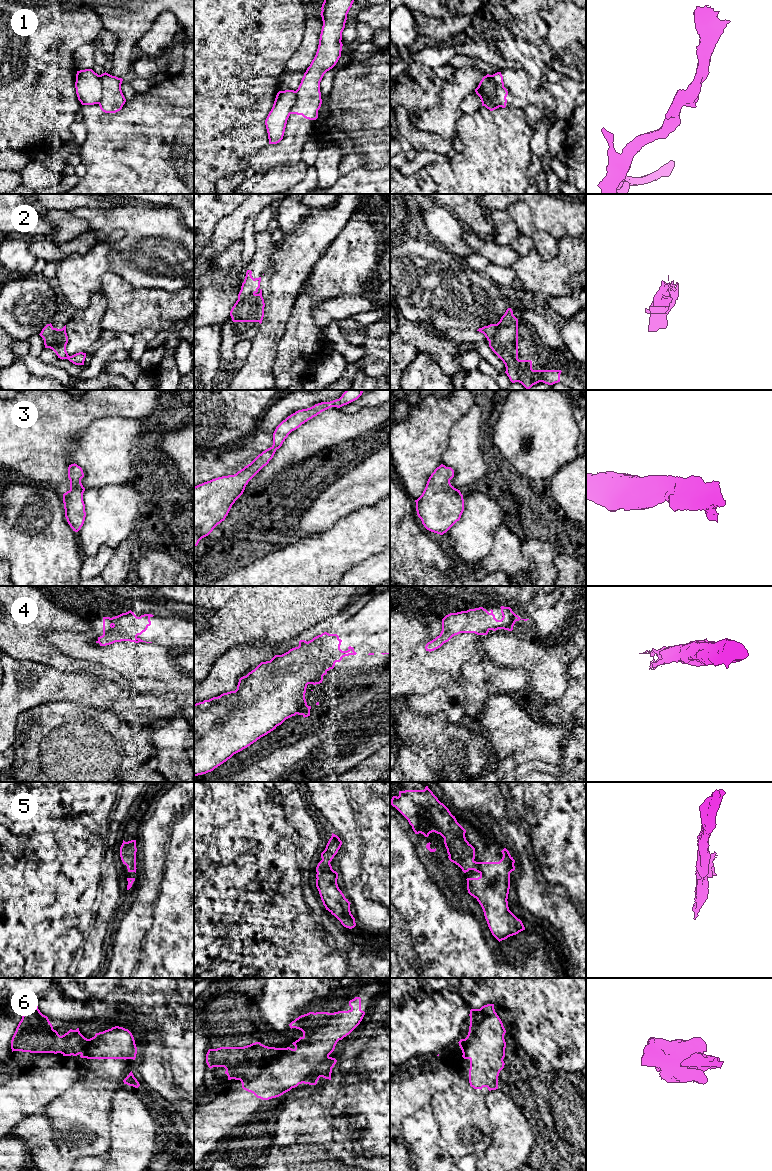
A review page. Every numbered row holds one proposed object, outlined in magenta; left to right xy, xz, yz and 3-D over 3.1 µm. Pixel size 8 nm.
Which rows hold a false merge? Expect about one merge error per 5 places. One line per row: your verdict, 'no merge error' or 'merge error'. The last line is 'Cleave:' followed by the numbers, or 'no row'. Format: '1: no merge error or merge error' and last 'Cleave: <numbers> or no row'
1: merge error
2: no merge error
3: no merge error
4: no merge error
5: no merge error
6: no merge error
Cleave: 1

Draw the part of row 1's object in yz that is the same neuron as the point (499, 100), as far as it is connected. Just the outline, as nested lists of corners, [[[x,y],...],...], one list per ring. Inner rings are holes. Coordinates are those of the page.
[[[497,72],[491,75],[492,82],[496,86],[495,95],[491,98],[485,94],[479,87],[475,89],[476,94],[480,97],[482,106],[485,106],[490,111],[493,111],[499,107],[505,108],[507,103],[508,91],[504,87],[503,76],[501,72]]]

